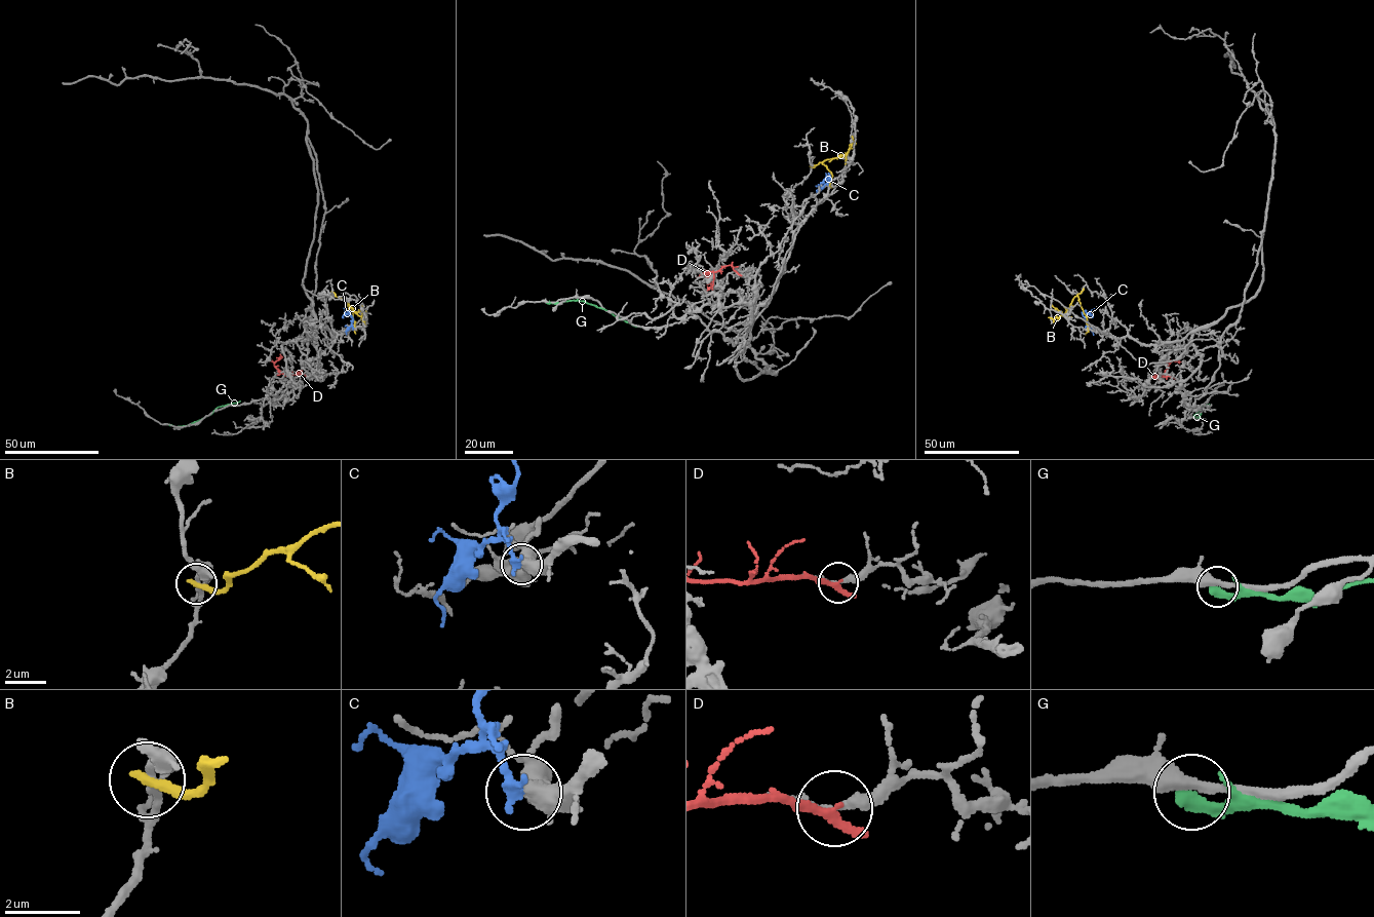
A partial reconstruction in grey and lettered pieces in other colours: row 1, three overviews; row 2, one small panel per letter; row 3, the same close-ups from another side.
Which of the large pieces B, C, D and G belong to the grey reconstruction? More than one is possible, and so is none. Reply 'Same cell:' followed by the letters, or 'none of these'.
Same cell: none of these

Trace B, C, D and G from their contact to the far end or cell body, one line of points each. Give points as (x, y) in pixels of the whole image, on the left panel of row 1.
B: (332, 292), (358, 315), (363, 311), (362, 305)
C: (353, 329), (353, 318), (344, 308)
D: (305, 374), (280, 373), (274, 364), (282, 356), (279, 357)
G: (167, 424), (187, 426), (209, 415), (217, 408), (240, 400)

